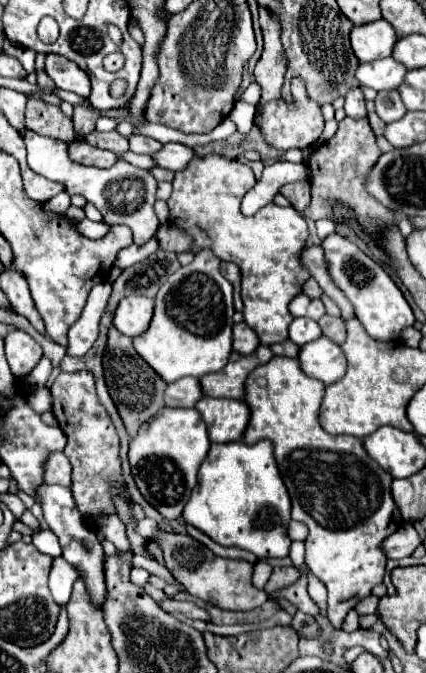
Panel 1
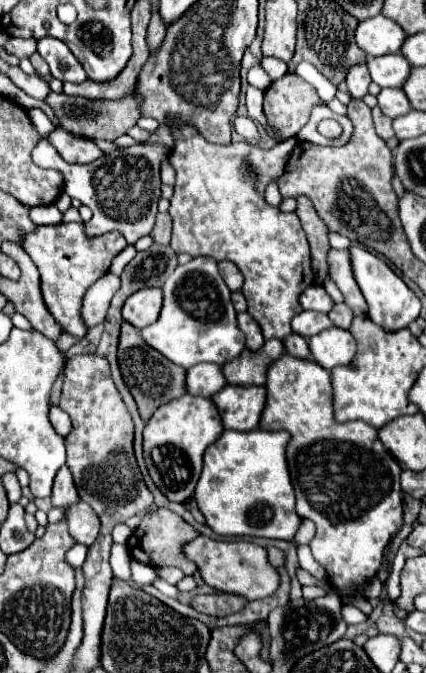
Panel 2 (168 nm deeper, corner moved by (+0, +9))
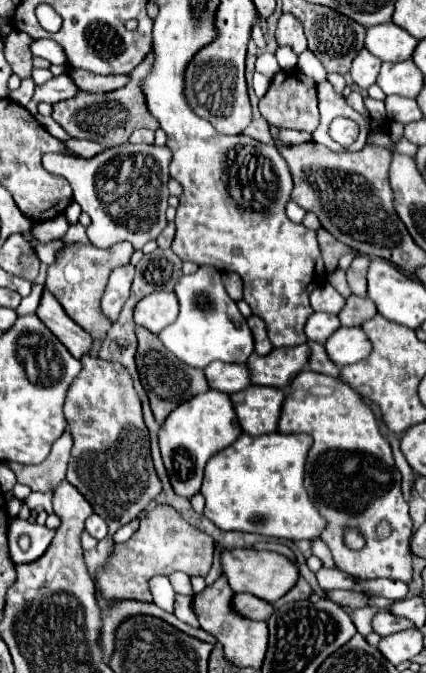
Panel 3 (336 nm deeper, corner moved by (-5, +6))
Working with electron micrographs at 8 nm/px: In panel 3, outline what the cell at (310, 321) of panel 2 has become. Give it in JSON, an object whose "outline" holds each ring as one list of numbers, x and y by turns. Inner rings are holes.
{"outline":[[314,312,304,326,304,332,308,336,308,340,320,342,324,344,328,340,328,336,340,328,340,320,334,314,326,314,326,312]]}

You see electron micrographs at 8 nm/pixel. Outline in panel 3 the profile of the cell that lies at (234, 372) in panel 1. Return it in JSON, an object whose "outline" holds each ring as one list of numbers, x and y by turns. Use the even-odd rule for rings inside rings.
{"outline":[[292,346,292,348,274,348,266,356,252,354,246,362,250,370,250,382,256,386,286,386,294,374,298,374,308,362,308,346]]}

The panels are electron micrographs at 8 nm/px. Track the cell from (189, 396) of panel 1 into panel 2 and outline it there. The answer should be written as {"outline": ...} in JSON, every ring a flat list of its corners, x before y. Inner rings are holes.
{"outline":[[201,363,187,369,187,391,199,397,211,397,227,385,227,379,219,365]]}

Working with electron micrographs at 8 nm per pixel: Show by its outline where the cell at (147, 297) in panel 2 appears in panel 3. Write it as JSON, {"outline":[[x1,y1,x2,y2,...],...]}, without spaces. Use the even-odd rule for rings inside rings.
{"outline":[[154,292,142,298,134,308,134,322,152,334,158,334,178,316,178,300,174,292]]}

